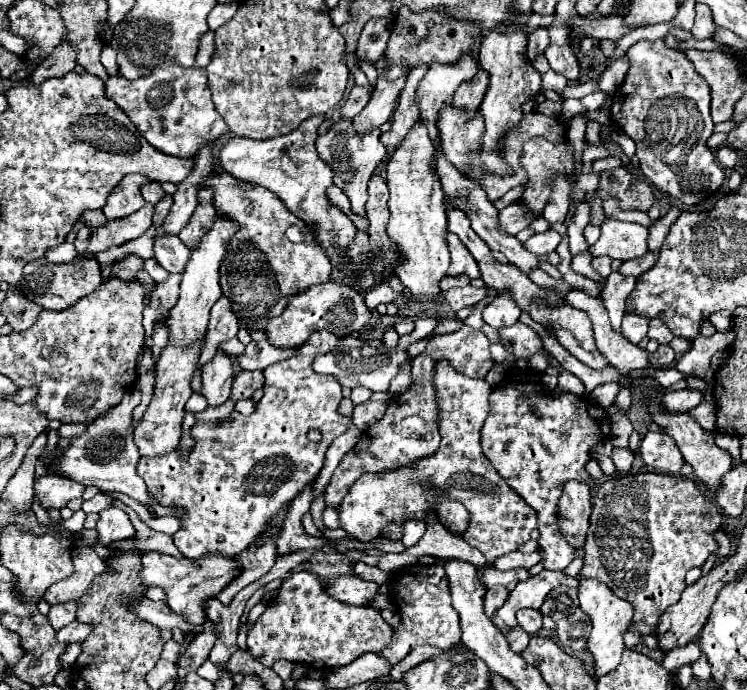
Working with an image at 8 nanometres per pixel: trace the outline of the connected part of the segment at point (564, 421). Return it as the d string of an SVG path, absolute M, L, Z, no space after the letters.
M514 369L514 377L504 387L496 387L490 395L490 413L482 427L482 451L492 461L496 471L504 477L504 481L536 511L538 515L538 531L540 539L538 545L544 549L544 567L552 571L562 571L570 565L570 561L578 555L576 549L566 541L560 531L560 513L558 513L558 499L562 497L562 487L566 481L576 479L590 489L594 489L596 481L588 475L584 465L592 459L592 447L600 441L608 439L608 413L606 409L598 407L596 403L582 399L570 391L526 391L526 383L542 385L540 379L528 377L522 369Z

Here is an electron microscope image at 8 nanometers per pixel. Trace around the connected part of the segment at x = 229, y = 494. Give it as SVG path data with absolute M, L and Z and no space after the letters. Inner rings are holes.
M324 331L314 333L296 353L286 361L270 365L264 371L264 395L258 401L258 407L252 415L242 415L232 411L230 419L218 423L204 423L198 421L190 435L194 439L194 447L190 455L184 459L180 449L174 449L166 455L158 457L140 457L138 461L138 475L146 481L150 493L156 497L160 505L174 505L182 507L184 513L184 527L174 533L174 543L188 559L200 559L202 555L222 555L222 557L236 557L248 545L252 545L260 535L268 535L272 527L272 517L286 509L302 491L308 487L324 467L324 453L330 443L342 435L350 425L352 417L340 415L338 405L342 401L342 387L336 377L320 375L312 369L314 359L320 353L332 353L340 343L340 337ZM310 429L318 429L322 433L322 441L314 443L306 435Z

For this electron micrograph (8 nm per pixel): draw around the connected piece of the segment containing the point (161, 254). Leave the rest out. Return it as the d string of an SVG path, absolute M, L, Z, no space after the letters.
M176 235L156 237L154 257L168 273L182 273L188 261L188 247Z

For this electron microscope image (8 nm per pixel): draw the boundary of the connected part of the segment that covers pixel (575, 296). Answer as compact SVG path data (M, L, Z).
M570 289L564 297L564 301L570 307L576 309L584 309L588 311L592 323L594 323L594 337L596 337L596 345L598 351L620 371L628 373L632 369L642 369L648 367L648 351L640 349L638 345L628 343L628 339L624 339L622 335L614 333L610 327L610 321L604 301L602 297L588 297L582 291Z

